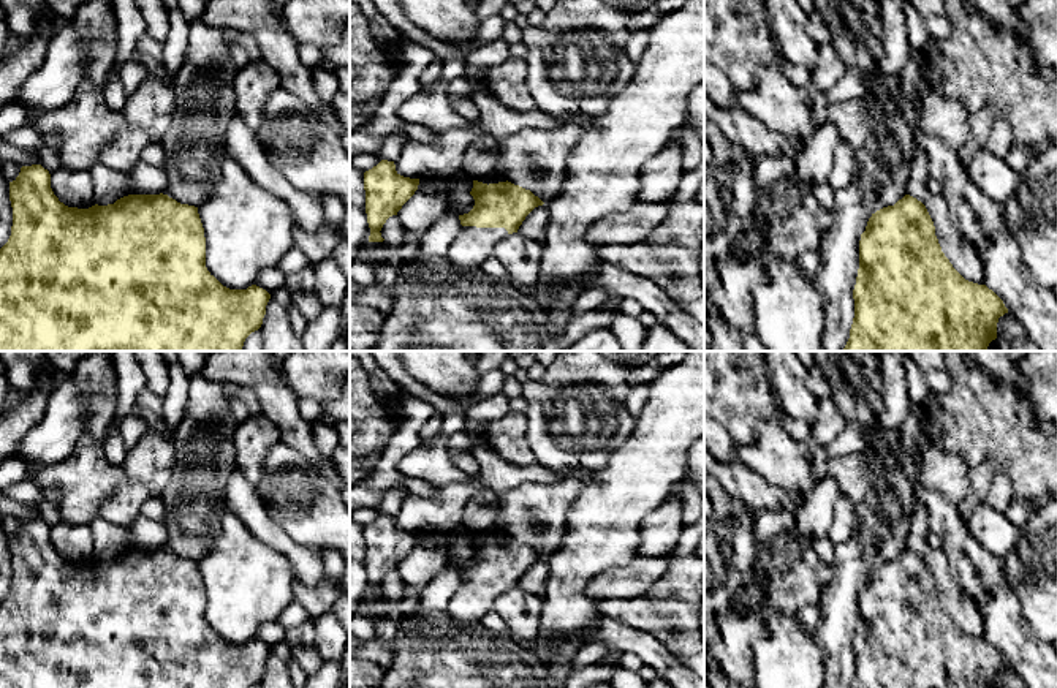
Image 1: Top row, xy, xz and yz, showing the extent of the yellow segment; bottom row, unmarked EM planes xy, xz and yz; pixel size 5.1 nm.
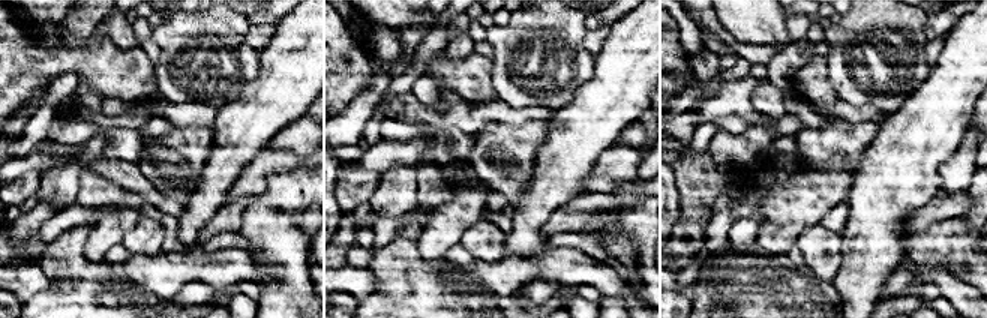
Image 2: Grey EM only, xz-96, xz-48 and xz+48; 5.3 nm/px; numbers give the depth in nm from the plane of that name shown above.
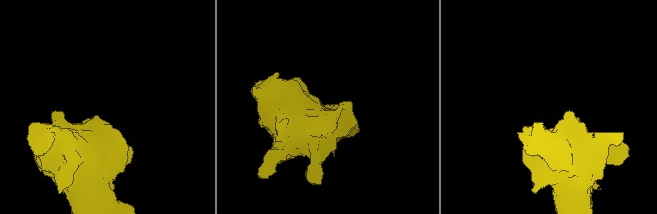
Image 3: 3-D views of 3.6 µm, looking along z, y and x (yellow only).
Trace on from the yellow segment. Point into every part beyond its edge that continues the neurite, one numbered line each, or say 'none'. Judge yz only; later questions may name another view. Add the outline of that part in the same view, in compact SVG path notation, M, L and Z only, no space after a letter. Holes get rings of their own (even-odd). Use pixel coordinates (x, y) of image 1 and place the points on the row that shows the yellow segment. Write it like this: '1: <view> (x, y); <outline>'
none

